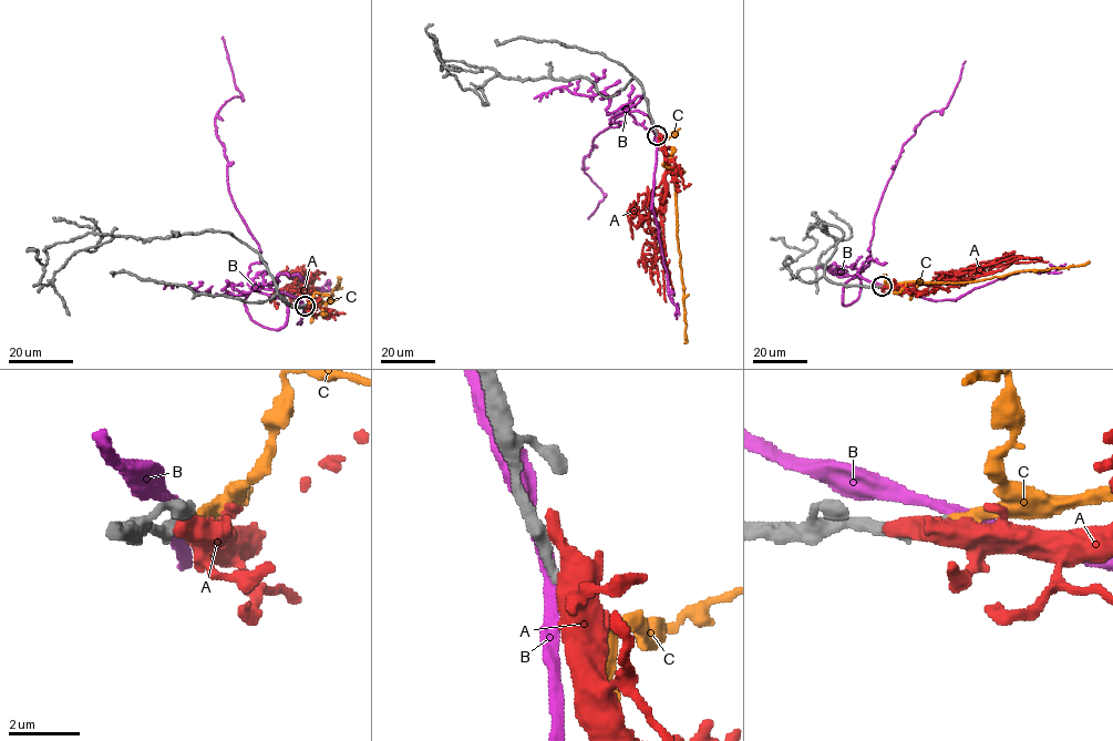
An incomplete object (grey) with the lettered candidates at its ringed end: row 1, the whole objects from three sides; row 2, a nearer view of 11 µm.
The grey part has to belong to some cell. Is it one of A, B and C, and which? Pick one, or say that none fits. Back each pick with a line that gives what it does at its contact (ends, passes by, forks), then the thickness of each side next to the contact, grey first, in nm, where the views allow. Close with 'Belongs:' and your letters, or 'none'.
C: it ends there; 260 nm thick on the grey side, 280 nm on the other
Belongs: C

